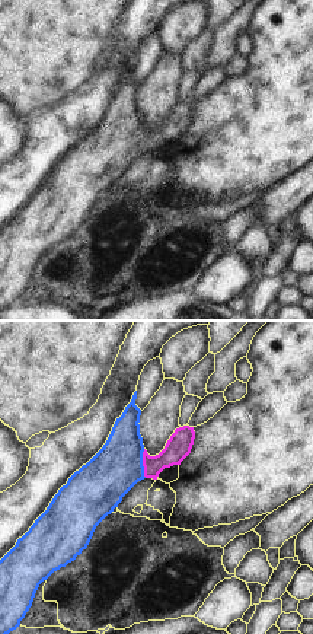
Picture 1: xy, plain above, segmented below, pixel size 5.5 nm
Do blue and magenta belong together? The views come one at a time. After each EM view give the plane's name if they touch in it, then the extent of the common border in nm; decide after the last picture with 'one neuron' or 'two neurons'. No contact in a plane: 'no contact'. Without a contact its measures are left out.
meets blue in xy; contact 160 nm long

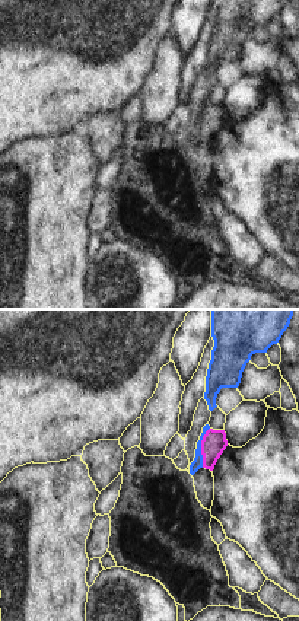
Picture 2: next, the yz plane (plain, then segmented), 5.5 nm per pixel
meets blue in yz; contact 220 nm long

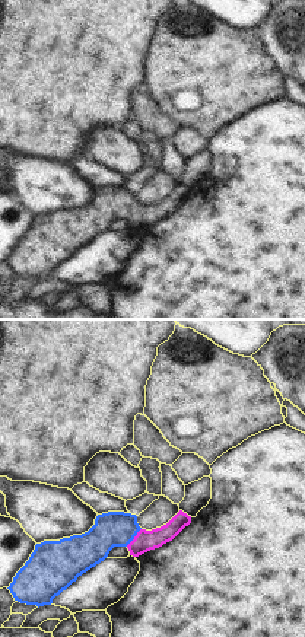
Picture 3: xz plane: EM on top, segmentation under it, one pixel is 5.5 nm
meets blue in xz; contact 130 nm long

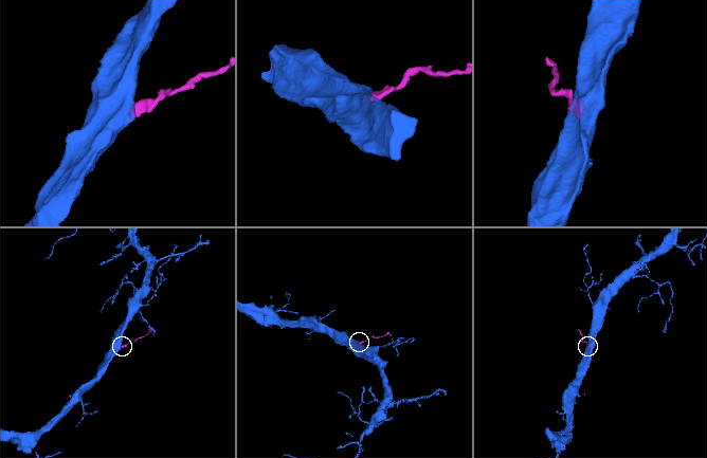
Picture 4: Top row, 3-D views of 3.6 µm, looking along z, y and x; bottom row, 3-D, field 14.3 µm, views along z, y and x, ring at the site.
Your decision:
one neuron

